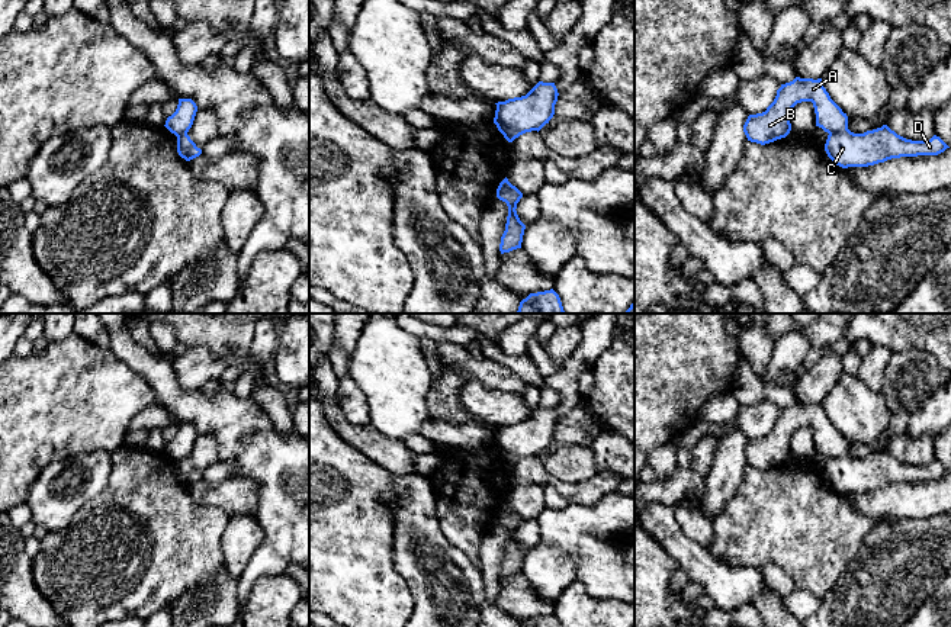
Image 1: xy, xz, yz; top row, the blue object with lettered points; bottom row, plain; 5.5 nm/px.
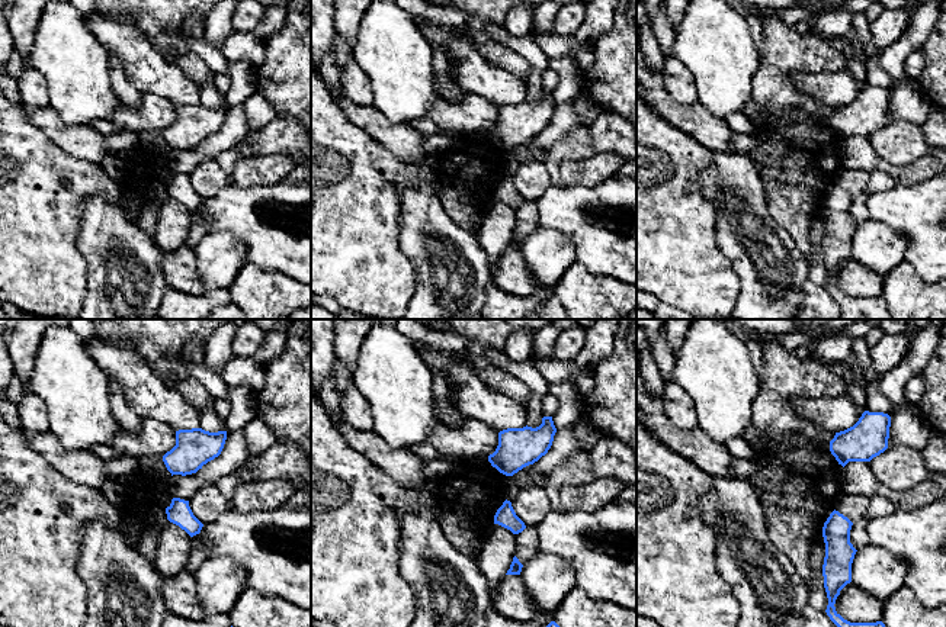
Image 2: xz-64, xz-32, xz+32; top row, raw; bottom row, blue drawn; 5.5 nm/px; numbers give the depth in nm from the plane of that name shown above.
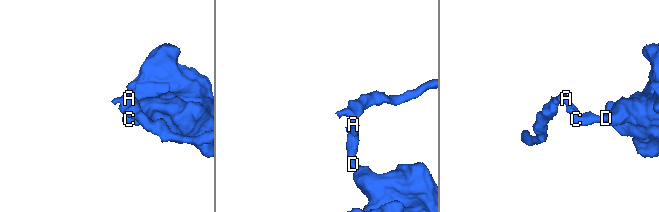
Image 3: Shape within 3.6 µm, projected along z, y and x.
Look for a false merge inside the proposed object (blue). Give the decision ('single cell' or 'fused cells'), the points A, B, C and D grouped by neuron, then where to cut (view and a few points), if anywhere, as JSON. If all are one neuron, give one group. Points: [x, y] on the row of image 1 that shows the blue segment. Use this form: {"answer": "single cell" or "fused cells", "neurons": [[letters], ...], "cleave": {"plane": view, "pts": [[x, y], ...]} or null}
{"answer": "fused cells", "neurons": [["A", "B"], ["C", "D"]], "cleave": {"plane": "yz", "pts": [[847, 128], [829, 134]]}}

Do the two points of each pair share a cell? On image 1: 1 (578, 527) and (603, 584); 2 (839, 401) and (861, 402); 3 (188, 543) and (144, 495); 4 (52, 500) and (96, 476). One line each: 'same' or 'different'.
1: same
2: same
3: same
4: same

